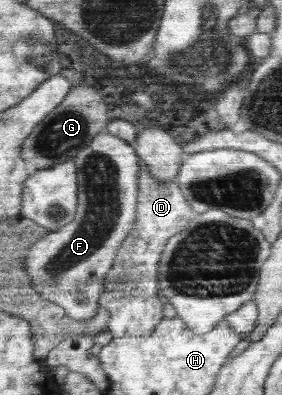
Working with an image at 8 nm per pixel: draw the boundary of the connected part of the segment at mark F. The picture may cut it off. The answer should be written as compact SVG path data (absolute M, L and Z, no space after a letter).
M102 131L95 135L73 160L77 162L78 181L82 181L82 205L78 205L78 215L75 215L65 228L57 232L51 231L49 236L38 241L30 249L28 261L25 263L40 294L60 304L72 319L86 321L97 315L106 275L109 275L121 245L132 231L136 205L139 204L141 159L132 144L114 134Z

